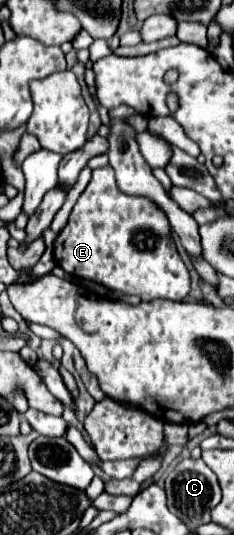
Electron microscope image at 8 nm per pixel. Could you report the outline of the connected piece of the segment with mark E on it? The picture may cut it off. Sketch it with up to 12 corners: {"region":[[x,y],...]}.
{"region":[[93,170],[53,244],[71,276],[183,300],[165,214]]}

